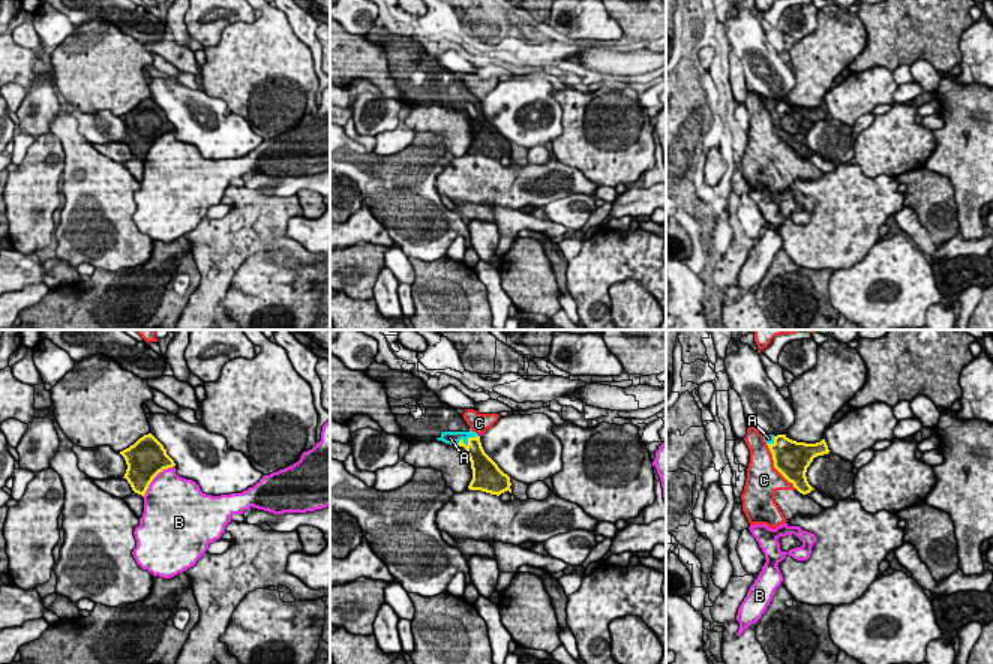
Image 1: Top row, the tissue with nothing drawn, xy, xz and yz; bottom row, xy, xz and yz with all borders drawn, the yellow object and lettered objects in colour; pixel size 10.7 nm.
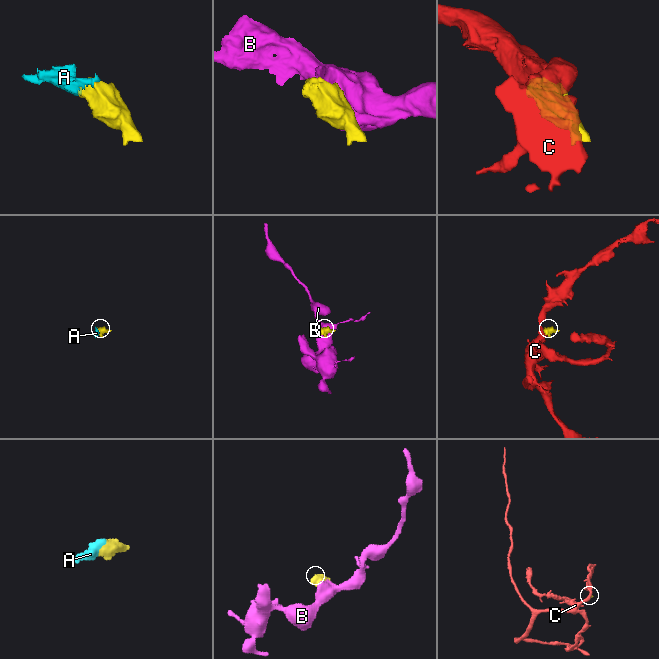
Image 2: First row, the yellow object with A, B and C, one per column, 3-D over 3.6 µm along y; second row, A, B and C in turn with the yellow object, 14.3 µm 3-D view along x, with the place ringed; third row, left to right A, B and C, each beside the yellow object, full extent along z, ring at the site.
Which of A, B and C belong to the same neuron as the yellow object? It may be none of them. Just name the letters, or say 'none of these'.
A

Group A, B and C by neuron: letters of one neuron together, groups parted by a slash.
A / B / C

